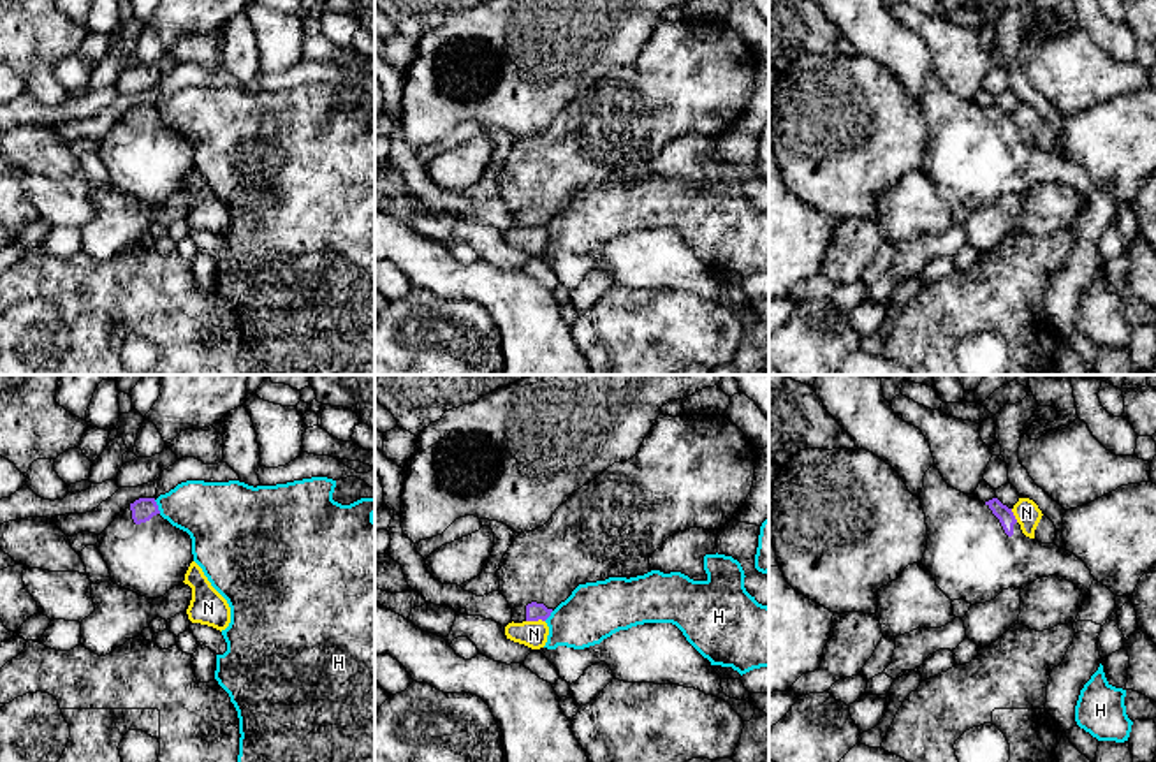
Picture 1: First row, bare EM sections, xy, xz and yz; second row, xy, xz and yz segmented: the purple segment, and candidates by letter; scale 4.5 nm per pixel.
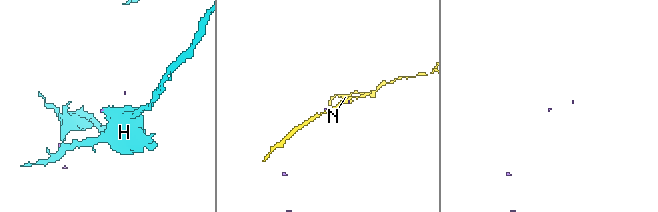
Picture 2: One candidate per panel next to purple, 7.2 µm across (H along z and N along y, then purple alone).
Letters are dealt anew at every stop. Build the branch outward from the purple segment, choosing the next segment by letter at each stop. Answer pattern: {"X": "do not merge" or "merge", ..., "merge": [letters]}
{"H": "do not merge", "N": "do not merge", "merge": []}

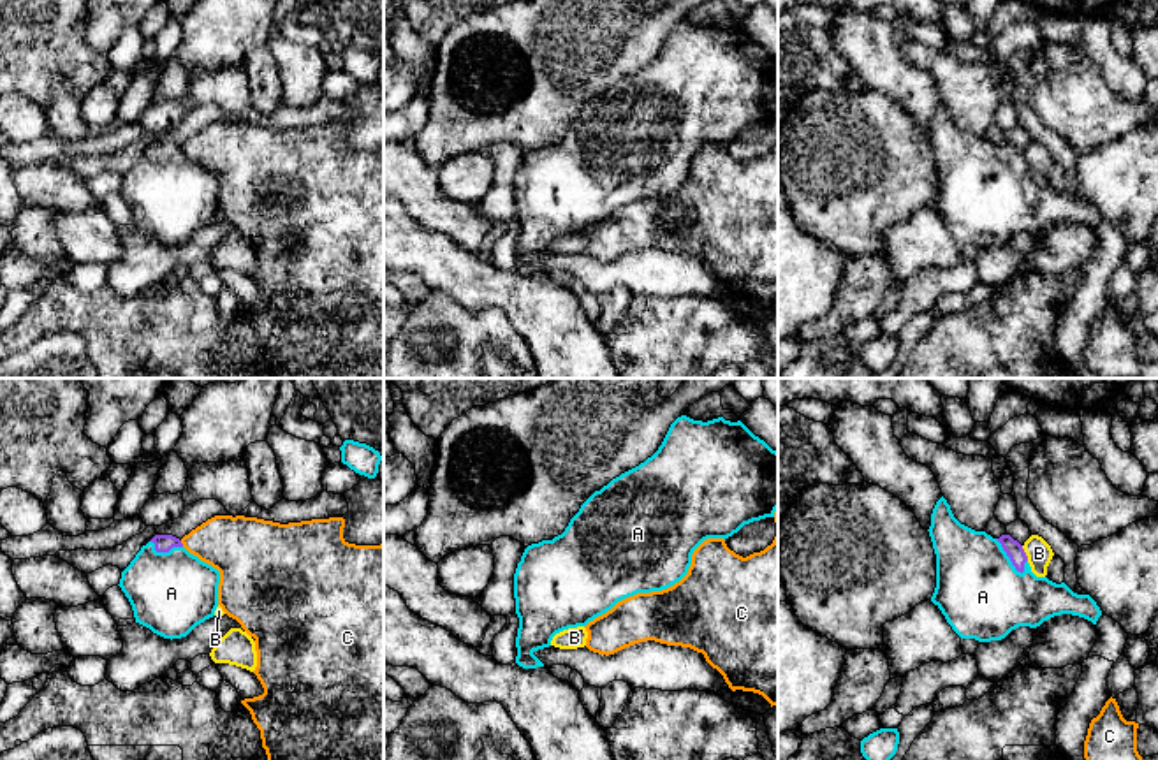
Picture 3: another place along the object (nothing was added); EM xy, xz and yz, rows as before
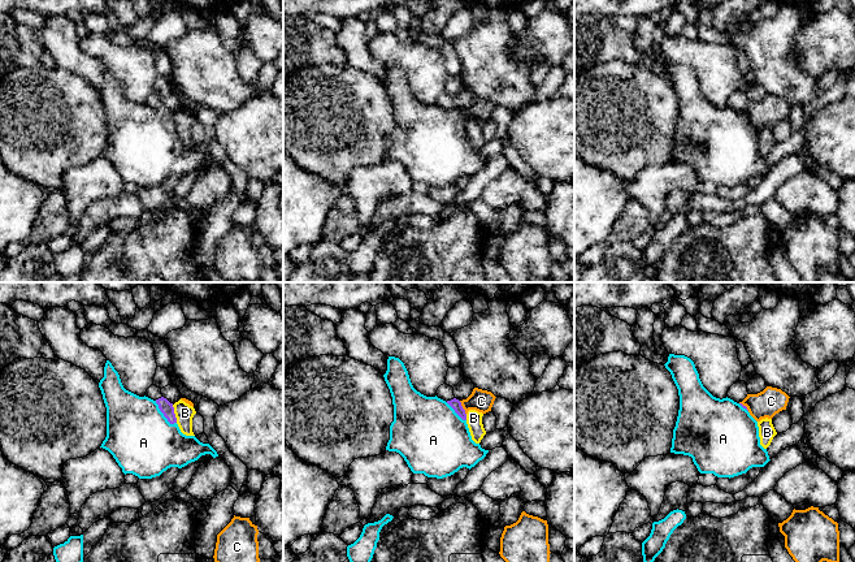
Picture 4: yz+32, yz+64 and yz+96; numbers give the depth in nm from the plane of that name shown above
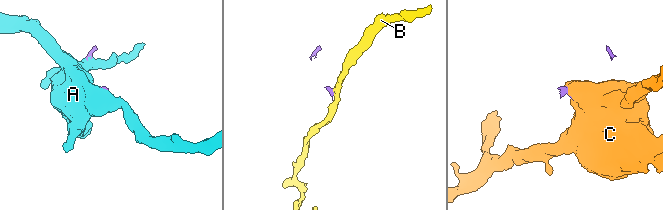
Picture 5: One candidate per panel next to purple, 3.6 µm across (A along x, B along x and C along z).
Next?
{"A": "merge", "B": "do not merge", "C": "do not merge", "merge": ["A"]}

